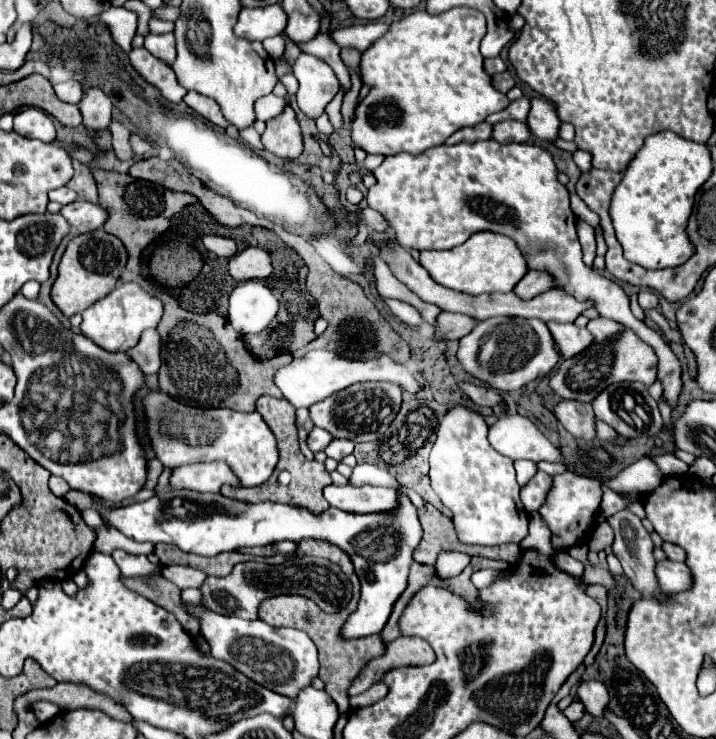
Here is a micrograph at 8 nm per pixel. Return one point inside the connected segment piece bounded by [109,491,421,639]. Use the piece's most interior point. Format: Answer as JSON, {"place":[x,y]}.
{"place":[380,546]}

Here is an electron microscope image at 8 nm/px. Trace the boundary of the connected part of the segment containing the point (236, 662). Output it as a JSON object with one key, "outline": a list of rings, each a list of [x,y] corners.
{"outline":[[[181,603],[181,605],[191,617],[199,621],[201,627],[199,633],[211,645],[211,655],[215,659],[227,661],[255,683],[261,683],[263,687],[277,691],[279,695],[295,699],[297,693],[303,687],[307,687],[311,679],[319,673],[317,649],[305,631],[287,629],[287,627],[277,629],[259,619],[245,621],[239,617],[225,617],[195,603]]]}

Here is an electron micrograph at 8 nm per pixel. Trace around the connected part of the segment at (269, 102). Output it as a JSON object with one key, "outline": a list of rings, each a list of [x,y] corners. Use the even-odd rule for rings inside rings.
{"outline":[[[273,93],[261,97],[255,105],[255,113],[257,113],[257,119],[259,121],[269,121],[277,115],[281,115],[285,111],[285,107],[289,105],[289,101],[285,97],[277,97]]]}

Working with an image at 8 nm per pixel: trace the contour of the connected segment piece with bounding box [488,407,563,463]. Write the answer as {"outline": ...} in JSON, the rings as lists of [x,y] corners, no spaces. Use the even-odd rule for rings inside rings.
{"outline":[[[506,407],[503,414],[489,428],[491,446],[509,459],[529,461],[563,461],[559,449],[555,449],[545,435],[528,418],[516,414],[510,416]],[[519,447],[525,449],[519,449]]]}

